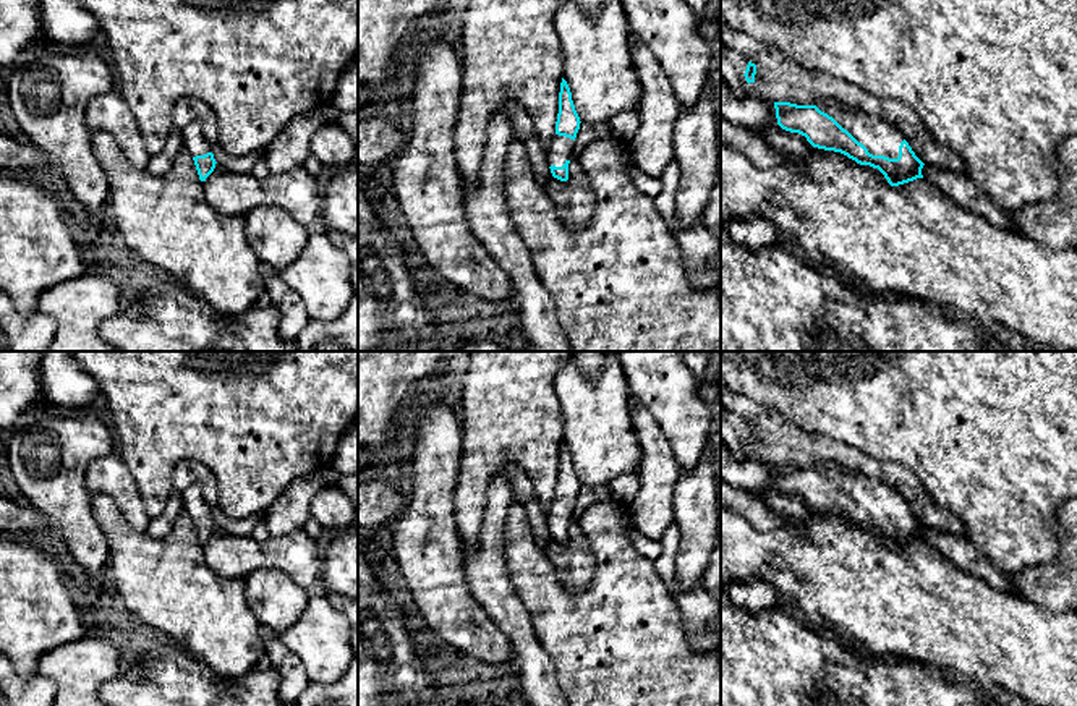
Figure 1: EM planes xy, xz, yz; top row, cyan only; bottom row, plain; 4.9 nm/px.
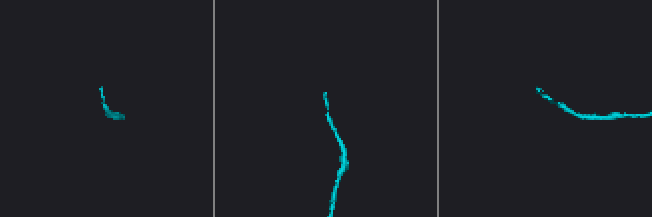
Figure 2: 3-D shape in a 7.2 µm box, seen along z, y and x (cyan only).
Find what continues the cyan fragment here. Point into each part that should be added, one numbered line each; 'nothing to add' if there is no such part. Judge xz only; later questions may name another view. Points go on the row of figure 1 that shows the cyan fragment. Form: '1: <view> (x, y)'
1: xz (561, 148)

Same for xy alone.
1: xy (193, 140)

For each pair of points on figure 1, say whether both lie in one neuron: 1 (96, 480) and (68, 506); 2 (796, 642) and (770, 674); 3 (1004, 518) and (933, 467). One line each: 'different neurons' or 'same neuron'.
1: different neurons
2: same neuron
3: same neuron

